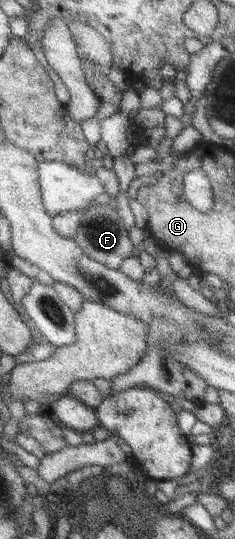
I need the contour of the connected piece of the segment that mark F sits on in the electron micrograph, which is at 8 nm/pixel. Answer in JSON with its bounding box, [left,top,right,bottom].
[75,203,136,270]

